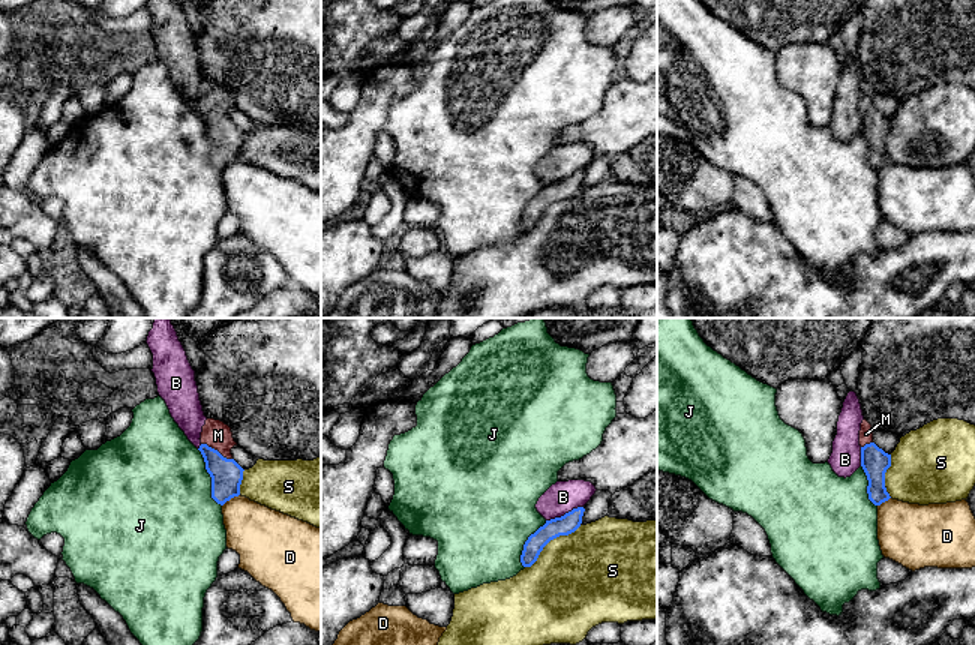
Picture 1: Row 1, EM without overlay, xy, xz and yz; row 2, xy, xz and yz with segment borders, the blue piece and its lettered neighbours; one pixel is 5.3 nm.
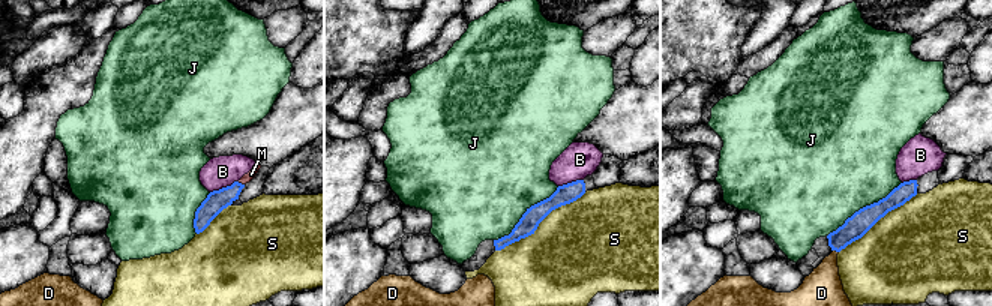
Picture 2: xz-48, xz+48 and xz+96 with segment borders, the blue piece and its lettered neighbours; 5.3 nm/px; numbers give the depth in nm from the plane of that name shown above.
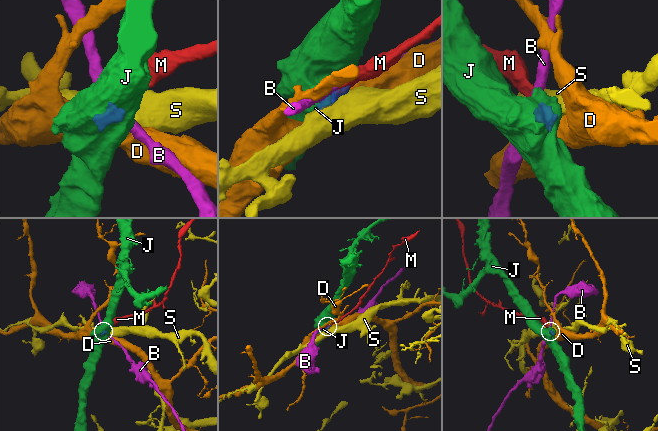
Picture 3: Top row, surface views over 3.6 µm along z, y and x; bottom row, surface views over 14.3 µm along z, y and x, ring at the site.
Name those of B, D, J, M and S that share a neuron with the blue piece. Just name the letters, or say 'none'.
M

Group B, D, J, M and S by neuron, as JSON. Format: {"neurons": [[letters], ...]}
{"neurons": [["B"], ["D"], ["J"], ["M"], ["S"]]}

